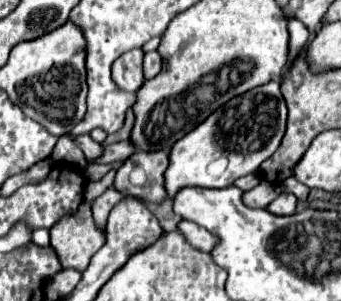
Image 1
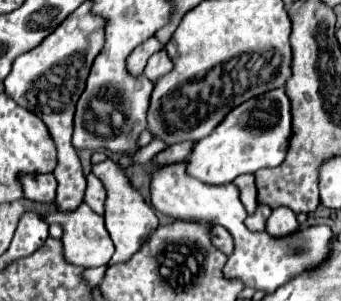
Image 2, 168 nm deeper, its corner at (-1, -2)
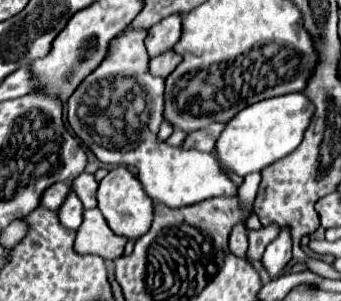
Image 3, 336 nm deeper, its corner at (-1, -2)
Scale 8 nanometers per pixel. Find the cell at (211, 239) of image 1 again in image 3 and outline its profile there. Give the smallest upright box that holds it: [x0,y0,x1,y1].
[229,225,247,257]

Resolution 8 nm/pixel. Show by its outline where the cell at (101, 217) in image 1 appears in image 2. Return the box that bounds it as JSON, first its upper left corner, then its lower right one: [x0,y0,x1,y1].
[85,175,107,215]

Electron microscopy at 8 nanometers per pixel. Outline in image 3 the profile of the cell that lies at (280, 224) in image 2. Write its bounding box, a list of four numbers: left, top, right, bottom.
[261,229,291,279]

